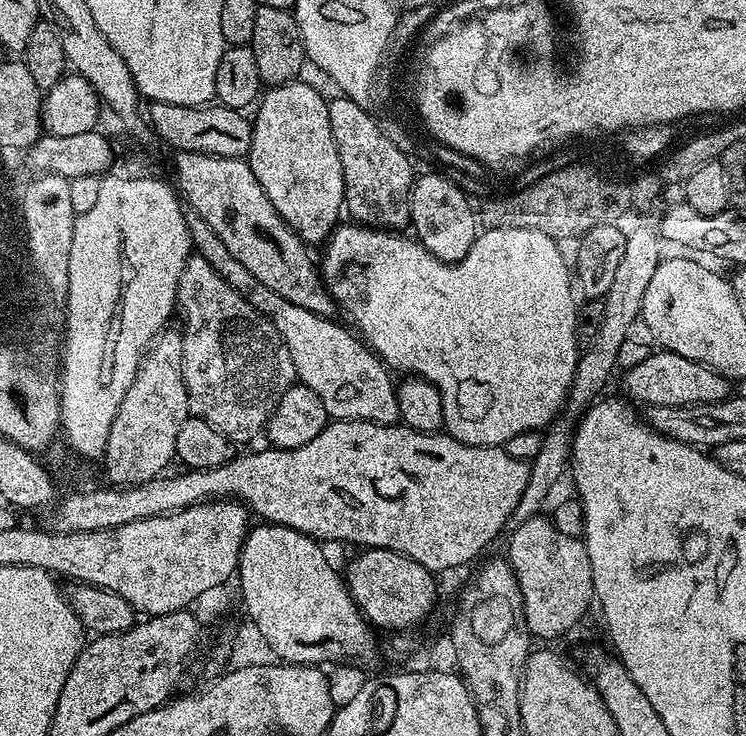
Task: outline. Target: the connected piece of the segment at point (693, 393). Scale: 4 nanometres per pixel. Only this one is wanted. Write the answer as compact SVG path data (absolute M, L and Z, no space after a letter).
M656 350L638 366L627 369L623 373L624 388L633 401L641 400L647 406L694 406L695 404L713 404L726 400L730 395L730 381L721 372L700 364L690 358L682 358L682 354L674 354L667 350Z

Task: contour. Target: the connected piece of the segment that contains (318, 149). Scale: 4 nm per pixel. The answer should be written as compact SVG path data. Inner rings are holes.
M297 78L290 84L269 87L259 97L246 159L274 210L305 245L313 246L323 245L341 223L344 175L330 126L328 100L314 85L302 81Z

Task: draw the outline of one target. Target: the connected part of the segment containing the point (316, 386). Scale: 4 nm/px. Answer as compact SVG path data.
M189 211L186 219L188 236L192 240L195 255L206 258L206 262L210 262L210 266L214 266L214 270L218 270L218 274L222 274L222 278L226 278L226 282L230 282L230 286L234 286L234 290L238 290L238 294L246 297L250 306L254 306L254 310L261 312L272 323L274 330L278 330L286 350L290 350L297 381L314 390L314 394L318 394L322 406L332 420L365 420L379 424L394 424L400 420L393 373L355 331L347 332L342 325L335 324L335 319L319 316L310 310L302 310L302 306L294 306L294 302L286 302L282 294L274 294L270 286L262 286L262 282L258 282L258 278L254 278L254 274L250 274L250 270L246 270L246 266L242 266L242 262L238 262L238 258L234 258L230 250L226 250L226 242L222 242L222 238L214 234L214 226L210 226L210 222L203 220L194 211Z

